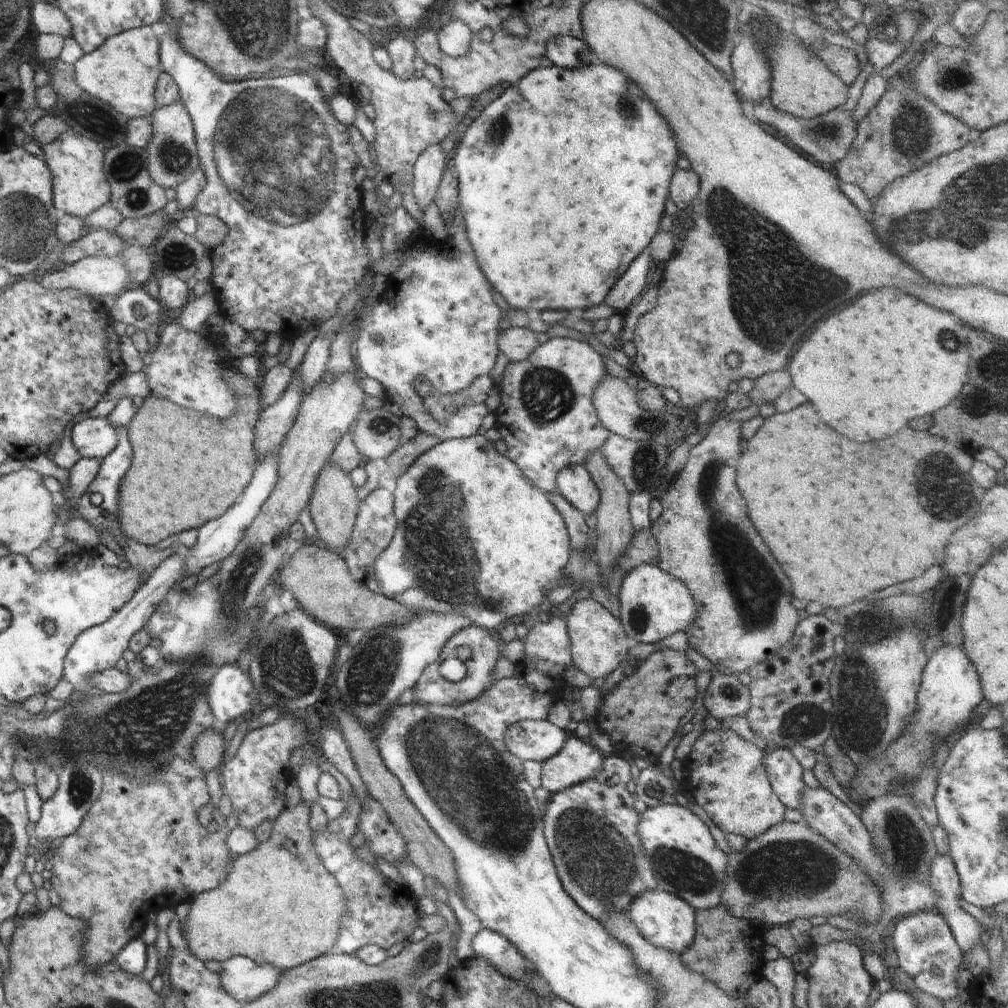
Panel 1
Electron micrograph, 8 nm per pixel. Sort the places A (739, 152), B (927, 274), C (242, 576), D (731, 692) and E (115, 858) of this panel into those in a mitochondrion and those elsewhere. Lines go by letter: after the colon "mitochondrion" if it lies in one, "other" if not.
A: other
B: other
C: mitochondrion
D: mitochondrion
E: other

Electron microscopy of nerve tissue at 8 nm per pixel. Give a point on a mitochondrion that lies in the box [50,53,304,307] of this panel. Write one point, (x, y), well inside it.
(86, 115)

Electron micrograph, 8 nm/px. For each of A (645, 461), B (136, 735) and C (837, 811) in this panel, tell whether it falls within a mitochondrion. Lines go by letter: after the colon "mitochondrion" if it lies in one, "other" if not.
A: mitochondrion
B: mitochondrion
C: other

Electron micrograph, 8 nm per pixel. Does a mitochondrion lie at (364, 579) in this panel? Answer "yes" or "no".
no

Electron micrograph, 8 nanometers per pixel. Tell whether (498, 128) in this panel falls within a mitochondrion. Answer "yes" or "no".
yes

